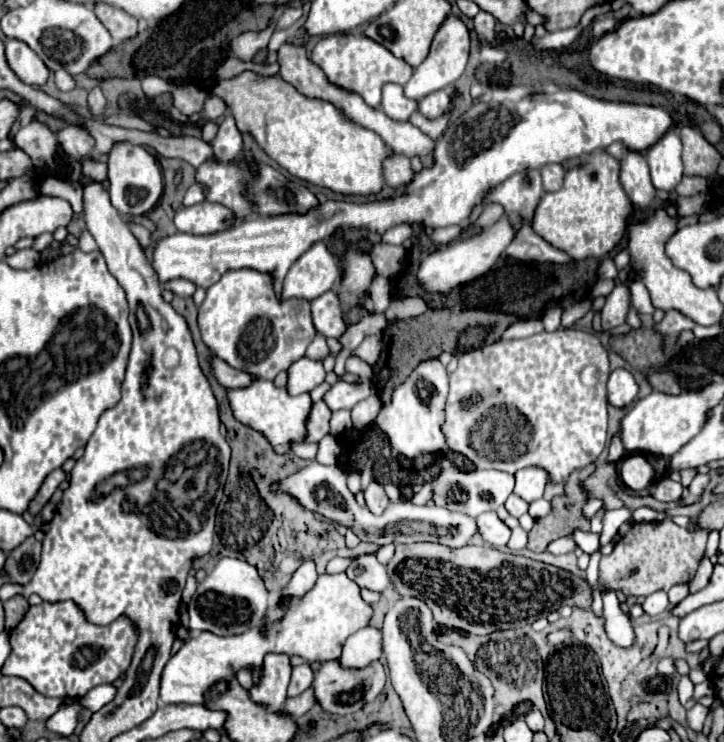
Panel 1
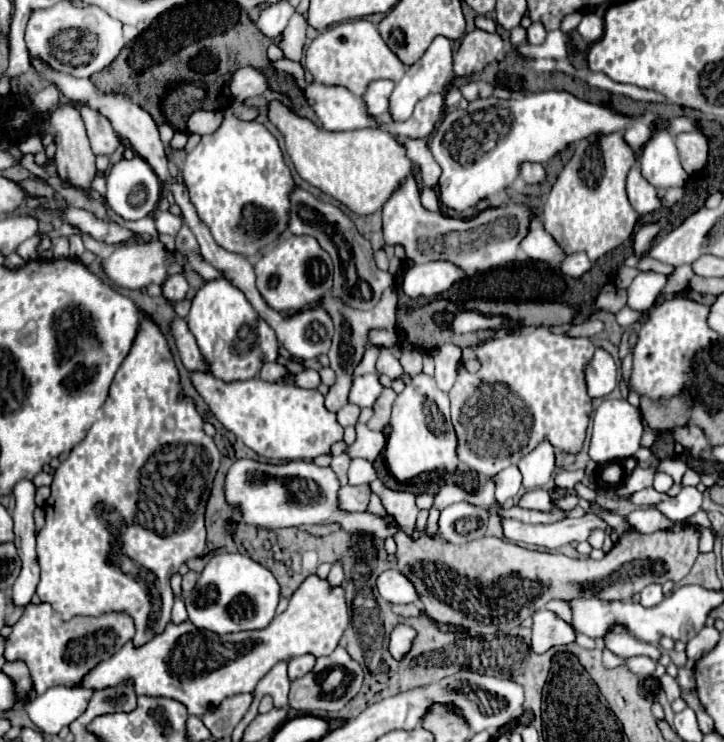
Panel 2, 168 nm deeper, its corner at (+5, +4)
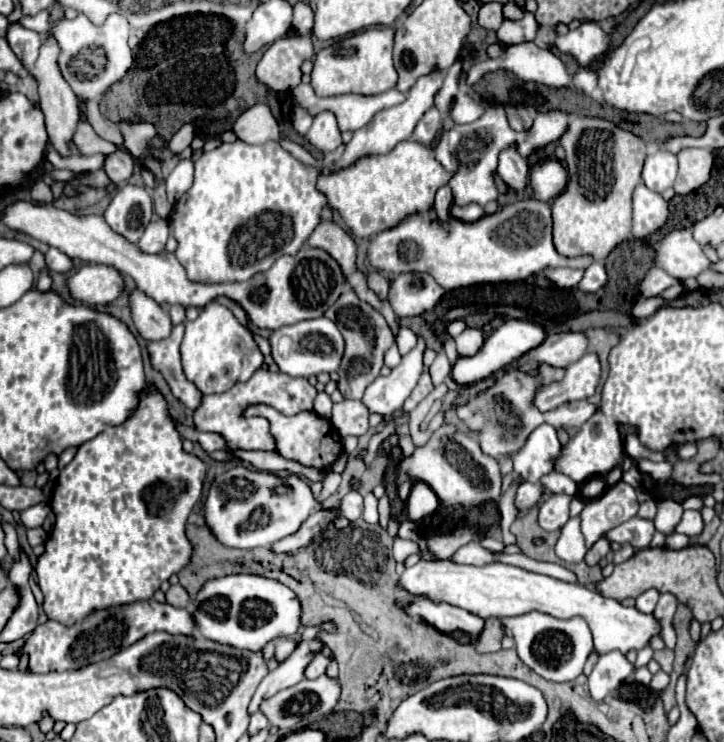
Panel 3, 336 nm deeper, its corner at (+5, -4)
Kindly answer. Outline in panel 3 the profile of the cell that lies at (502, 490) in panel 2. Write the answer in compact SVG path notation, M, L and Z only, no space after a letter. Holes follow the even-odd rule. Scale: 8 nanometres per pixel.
M525 482L519 486L517 490L517 506L521 510L529 510L529 508L535 508L539 504L539 500L543 498L545 494L545 488L541 484L531 484L531 482Z

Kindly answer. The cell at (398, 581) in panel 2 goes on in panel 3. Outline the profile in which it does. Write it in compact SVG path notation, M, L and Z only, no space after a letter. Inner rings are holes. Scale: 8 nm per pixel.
M423 596L415 598L407 606L407 612L411 616L425 620L427 624L435 626L441 632L463 630L463 632L469 632L469 634L481 634L483 628L485 628L483 618L479 618L479 616L467 612L467 610L449 606L449 604L433 604L431 600L427 600Z

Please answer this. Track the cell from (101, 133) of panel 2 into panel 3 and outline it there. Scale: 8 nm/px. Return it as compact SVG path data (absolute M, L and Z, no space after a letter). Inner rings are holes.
M117 150L115 154L107 156L107 162L105 162L103 170L111 178L111 182L127 184L129 178L133 176L133 156L125 150Z

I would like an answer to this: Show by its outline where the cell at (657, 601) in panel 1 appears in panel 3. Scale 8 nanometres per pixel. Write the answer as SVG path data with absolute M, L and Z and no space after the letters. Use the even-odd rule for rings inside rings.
M647 590L647 592L643 592L643 594L637 598L635 608L639 608L639 612L643 612L643 614L651 614L651 612L655 610L657 600L659 600L659 592L657 592L657 590Z

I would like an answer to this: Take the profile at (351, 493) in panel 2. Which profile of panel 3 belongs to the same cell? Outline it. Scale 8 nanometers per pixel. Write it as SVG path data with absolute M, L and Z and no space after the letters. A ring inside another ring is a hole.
M323 510L313 512L313 514L299 526L299 530L297 530L295 534L291 534L291 536L287 536L287 538L283 538L283 540L277 540L275 544L269 546L269 550L275 552L275 554L291 554L291 552L307 546L307 544L321 532L321 528L323 528L327 522L333 522L335 516L339 516L337 510L333 510L333 512L323 512Z

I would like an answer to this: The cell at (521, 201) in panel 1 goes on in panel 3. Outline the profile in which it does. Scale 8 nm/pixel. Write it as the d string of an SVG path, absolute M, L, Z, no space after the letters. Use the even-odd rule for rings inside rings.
M549 268L545 270L547 278L553 280L559 288L577 288L579 280L583 278L583 270L573 270L573 268Z

